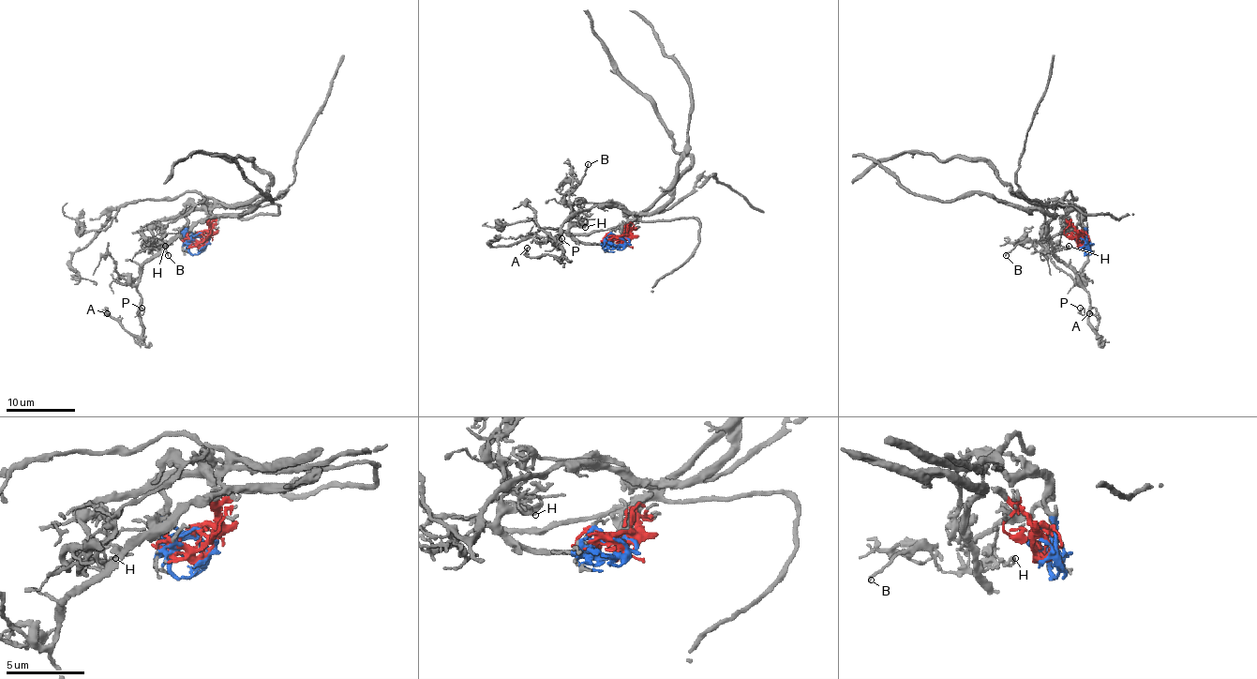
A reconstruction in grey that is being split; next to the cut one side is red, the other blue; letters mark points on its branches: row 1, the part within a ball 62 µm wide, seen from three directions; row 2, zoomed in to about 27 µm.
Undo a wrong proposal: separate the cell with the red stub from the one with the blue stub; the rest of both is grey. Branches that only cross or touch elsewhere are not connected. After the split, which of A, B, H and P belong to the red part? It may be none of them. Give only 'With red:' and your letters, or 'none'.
With red: A, P

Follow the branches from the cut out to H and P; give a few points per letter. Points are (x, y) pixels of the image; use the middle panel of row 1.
H: (627, 243), (576, 240), (570, 233), (574, 212), (570, 207), (586, 228)
P: (625, 242), (632, 218), (615, 207), (597, 205), (578, 210), (561, 228), (556, 242), (561, 248), (561, 238)

